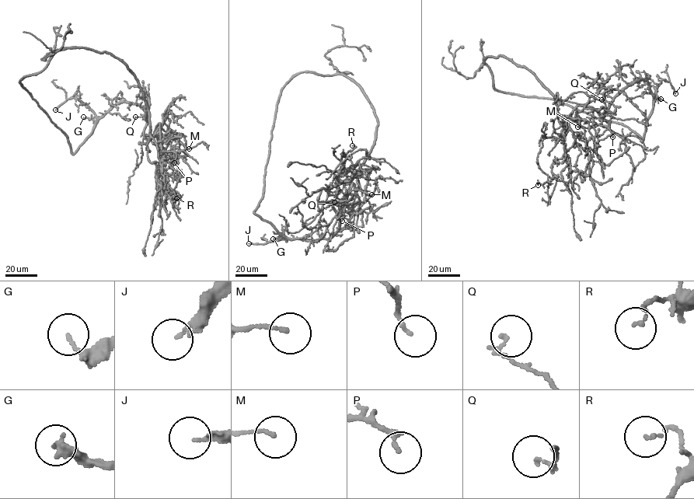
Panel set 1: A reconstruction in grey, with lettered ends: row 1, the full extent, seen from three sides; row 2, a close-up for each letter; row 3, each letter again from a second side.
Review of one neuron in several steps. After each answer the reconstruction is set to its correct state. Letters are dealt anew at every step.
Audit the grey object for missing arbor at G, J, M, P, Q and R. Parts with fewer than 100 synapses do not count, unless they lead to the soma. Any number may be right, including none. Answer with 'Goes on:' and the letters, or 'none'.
Goes on: J

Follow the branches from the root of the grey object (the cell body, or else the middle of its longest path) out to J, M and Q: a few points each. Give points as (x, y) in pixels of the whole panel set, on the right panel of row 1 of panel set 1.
J: (544, 85), (580, 104), (603, 85), (613, 97), (638, 80), (654, 97), (664, 79), (675, 93)
M: (544, 85), (554, 98), (563, 128), (562, 122), (567, 116), (579, 119), (577, 127)
Q: (544, 85), (558, 99), (585, 104), (594, 99), (603, 85), (605, 92), (601, 99)

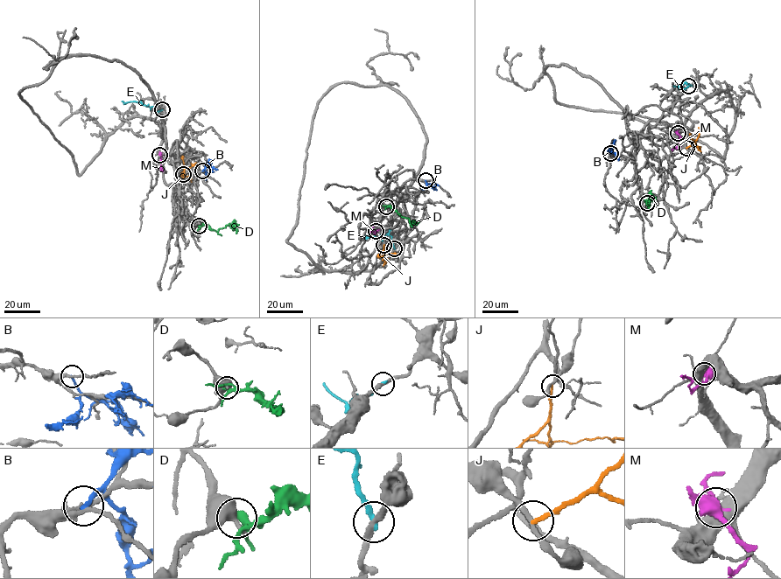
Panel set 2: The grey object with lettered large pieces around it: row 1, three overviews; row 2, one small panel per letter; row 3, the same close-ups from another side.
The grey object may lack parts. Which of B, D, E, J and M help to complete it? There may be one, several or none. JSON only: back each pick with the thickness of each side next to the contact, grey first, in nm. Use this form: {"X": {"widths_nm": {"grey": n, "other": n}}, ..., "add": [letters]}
{"add": []}

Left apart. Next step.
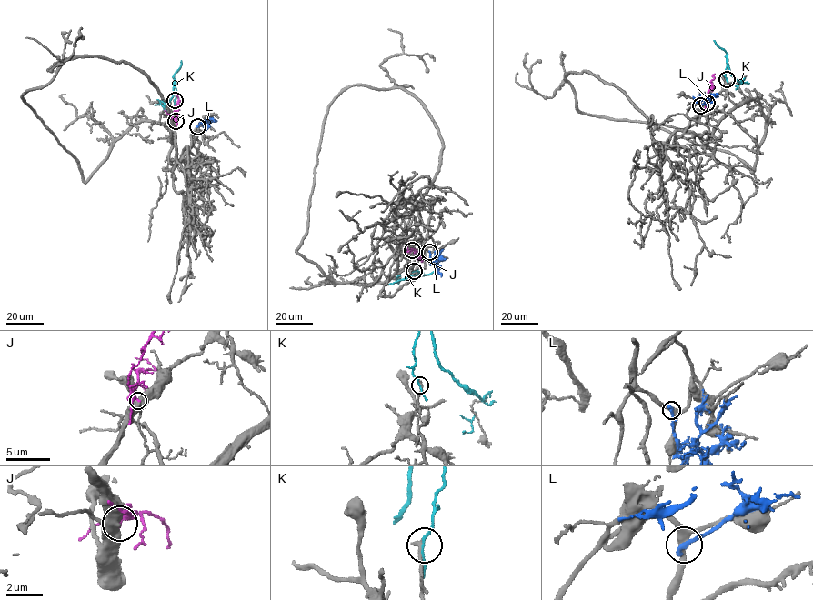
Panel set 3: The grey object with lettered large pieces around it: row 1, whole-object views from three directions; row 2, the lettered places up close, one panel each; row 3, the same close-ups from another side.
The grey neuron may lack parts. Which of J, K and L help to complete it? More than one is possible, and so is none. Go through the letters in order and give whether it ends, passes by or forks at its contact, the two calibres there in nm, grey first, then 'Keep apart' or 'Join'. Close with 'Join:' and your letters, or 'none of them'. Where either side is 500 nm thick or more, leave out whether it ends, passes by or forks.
J: It forks there. Thickness 480 nm (grey) against 280 nm. Join
K: It passes by. Thickness 240 nm (grey) against 120 nm. Keep apart
L: It passes by. Thickness 340 nm (grey) against 240 nm. Keep apart
Join: J

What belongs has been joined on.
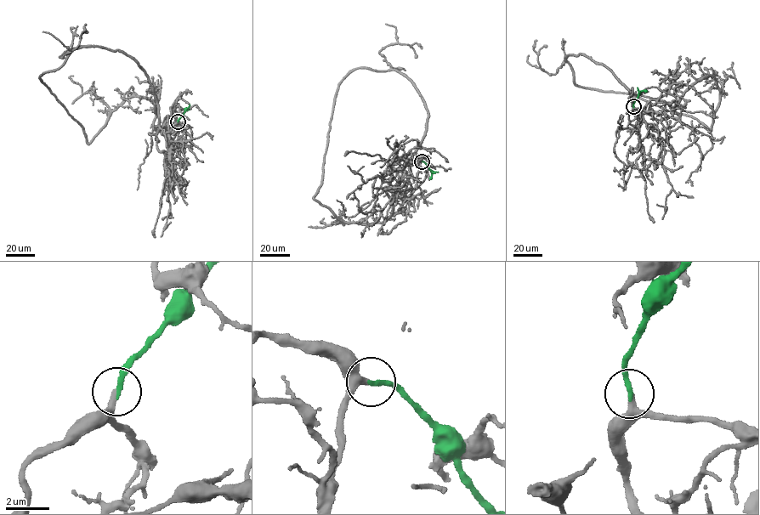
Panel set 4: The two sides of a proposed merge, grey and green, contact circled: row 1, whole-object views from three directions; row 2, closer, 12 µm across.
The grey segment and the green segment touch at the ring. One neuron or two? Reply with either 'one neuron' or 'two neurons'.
one neuron

